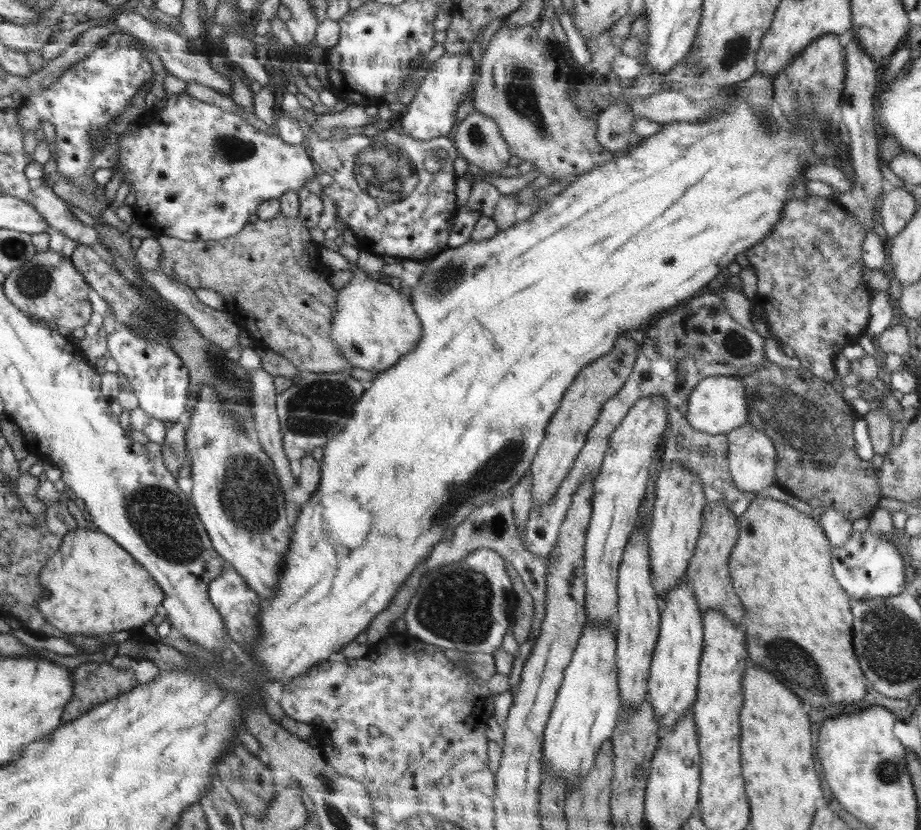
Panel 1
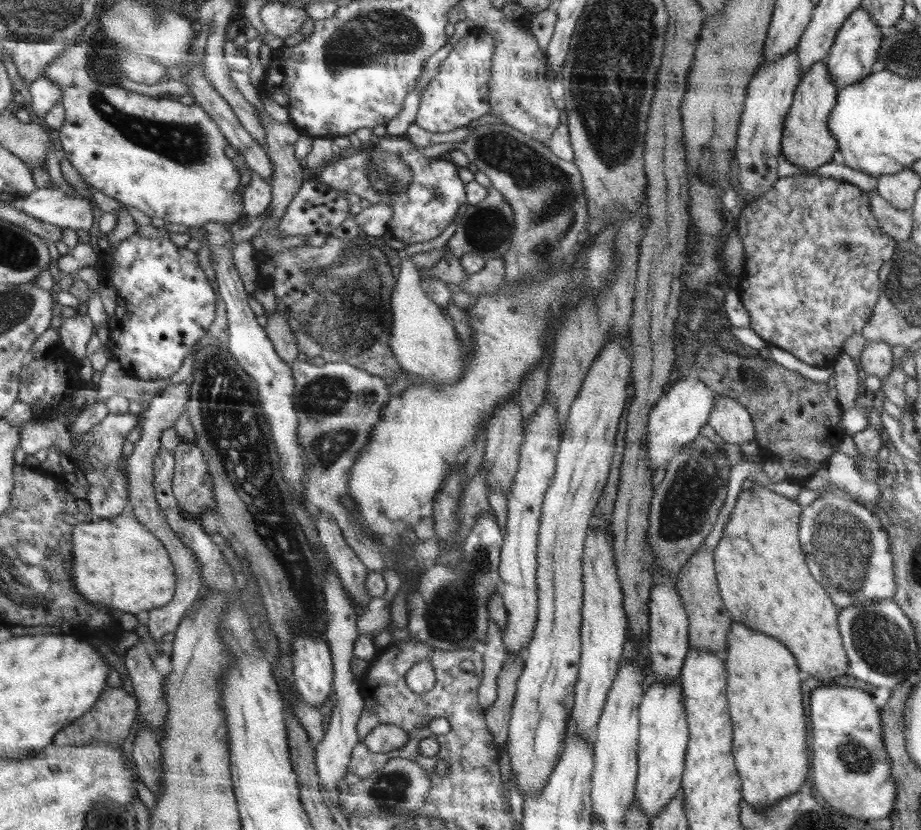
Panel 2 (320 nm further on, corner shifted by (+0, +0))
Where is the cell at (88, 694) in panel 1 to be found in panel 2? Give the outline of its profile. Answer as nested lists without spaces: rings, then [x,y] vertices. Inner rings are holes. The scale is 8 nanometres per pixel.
[[[108,687],[100,694],[100,698],[91,711],[82,715],[79,719],[55,735],[56,746],[86,746],[91,742],[102,742],[110,745],[122,744],[124,738],[130,734],[130,730],[136,724],[139,702],[132,698],[121,687]]]

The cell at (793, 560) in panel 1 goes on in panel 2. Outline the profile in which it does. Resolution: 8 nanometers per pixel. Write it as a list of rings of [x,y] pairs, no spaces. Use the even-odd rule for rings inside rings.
[[[762,484],[741,490],[724,526],[722,538],[713,552],[720,597],[734,623],[778,638],[798,660],[800,670],[806,670],[818,680],[832,680],[848,673],[848,659],[838,631],[840,609],[810,576],[804,554],[798,542],[801,510],[795,499],[774,492]]]

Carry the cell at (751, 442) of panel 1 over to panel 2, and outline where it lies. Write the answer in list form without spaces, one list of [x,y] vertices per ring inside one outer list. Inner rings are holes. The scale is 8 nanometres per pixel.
[[[716,394],[707,423],[730,444],[754,441],[755,428],[750,413],[737,400]]]

